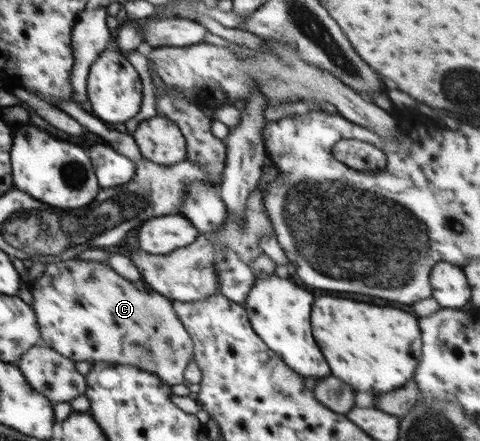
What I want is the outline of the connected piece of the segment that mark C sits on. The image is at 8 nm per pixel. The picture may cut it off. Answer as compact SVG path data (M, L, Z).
M77 257L47 264L43 276L33 283L26 283L26 286L34 298L32 308L43 339L42 345L74 362L136 365L143 371L155 373L169 387L185 381L185 368L194 359L193 340L175 314L173 301L150 290L142 279L133 283L121 277L106 262L83 261Z

